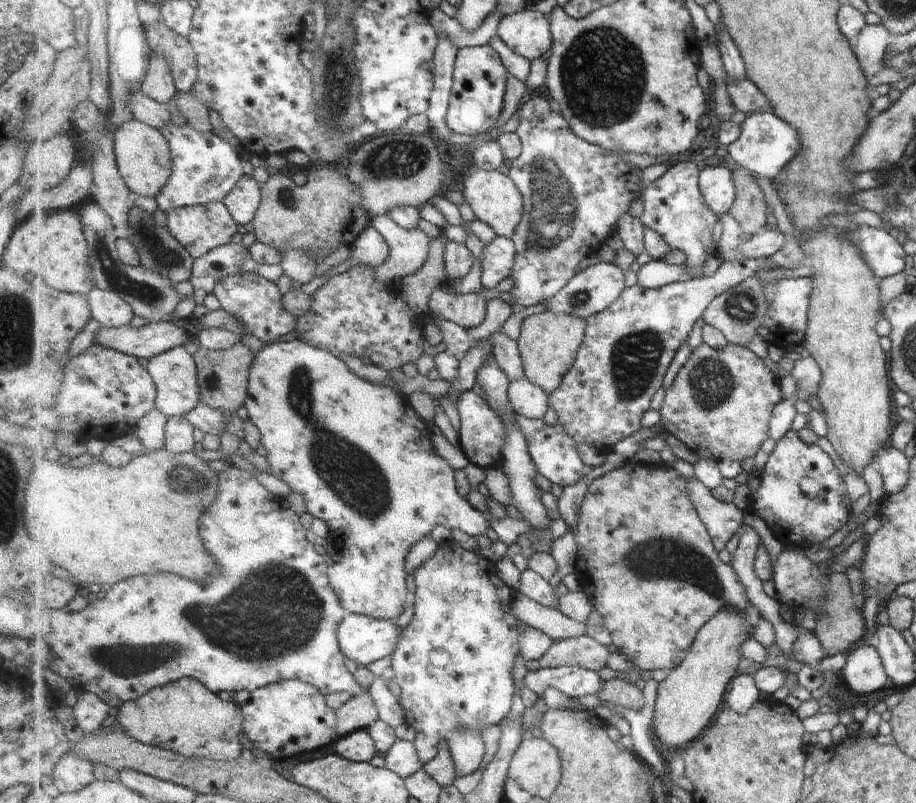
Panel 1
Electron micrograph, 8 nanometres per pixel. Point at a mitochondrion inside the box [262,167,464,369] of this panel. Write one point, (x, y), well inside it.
(287, 198)

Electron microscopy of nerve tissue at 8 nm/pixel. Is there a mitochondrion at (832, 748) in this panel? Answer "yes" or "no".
no

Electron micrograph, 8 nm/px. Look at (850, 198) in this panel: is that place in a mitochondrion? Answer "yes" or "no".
no

